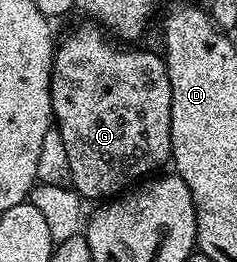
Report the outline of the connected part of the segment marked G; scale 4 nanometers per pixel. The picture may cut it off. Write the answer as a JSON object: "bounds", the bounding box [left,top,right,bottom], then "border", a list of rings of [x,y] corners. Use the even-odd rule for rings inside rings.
{"bounds":[52,24,172,198],"border":[[[95,24],[72,33],[57,44],[52,59],[52,115],[66,147],[68,175],[81,198],[111,198],[123,185],[167,162],[172,156],[172,88],[168,66],[159,52],[143,53],[140,47],[115,49]]]}

